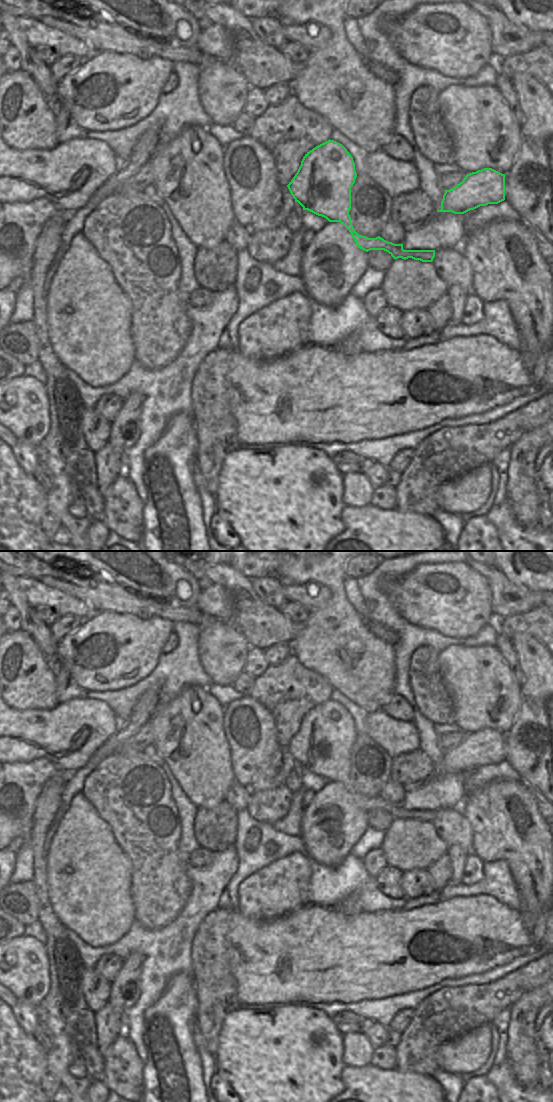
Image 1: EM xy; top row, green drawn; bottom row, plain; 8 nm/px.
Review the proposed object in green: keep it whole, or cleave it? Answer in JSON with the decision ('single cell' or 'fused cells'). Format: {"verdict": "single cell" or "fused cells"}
{"verdict": "fused cells"}

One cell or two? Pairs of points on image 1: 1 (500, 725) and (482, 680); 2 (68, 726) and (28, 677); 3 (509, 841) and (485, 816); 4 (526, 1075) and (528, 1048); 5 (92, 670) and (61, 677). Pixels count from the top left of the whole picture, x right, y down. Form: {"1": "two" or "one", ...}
{"1": "one", "2": "two", "3": "one", "4": "one", "5": "two"}

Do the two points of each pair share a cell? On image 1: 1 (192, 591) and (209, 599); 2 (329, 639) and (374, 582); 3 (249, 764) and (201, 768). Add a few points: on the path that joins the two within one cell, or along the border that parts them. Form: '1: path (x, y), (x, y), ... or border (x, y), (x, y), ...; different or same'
1: border (201, 590), (197, 604), (194, 607); different
2: border (345, 585), (345, 596), (360, 616); different
3: border (228, 743), (231, 768), (235, 781); different

